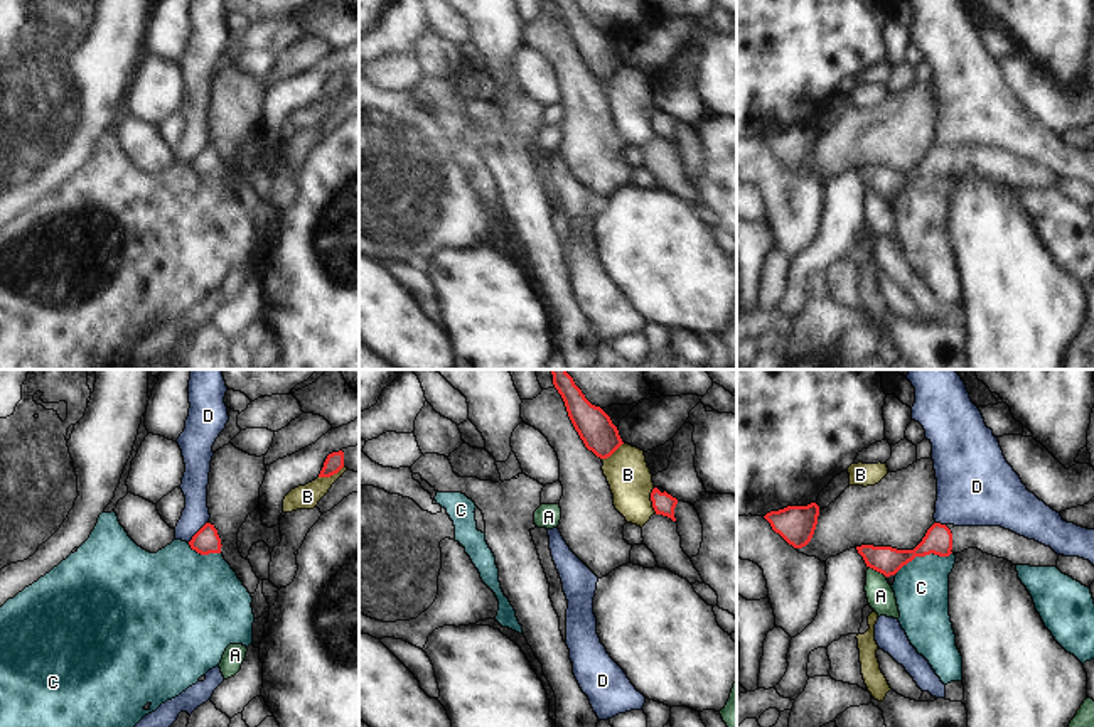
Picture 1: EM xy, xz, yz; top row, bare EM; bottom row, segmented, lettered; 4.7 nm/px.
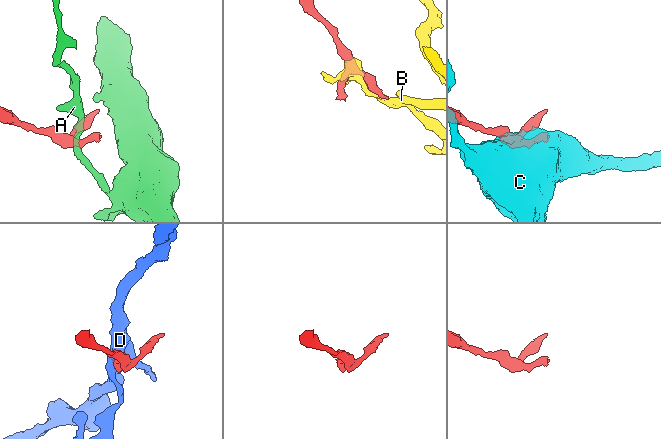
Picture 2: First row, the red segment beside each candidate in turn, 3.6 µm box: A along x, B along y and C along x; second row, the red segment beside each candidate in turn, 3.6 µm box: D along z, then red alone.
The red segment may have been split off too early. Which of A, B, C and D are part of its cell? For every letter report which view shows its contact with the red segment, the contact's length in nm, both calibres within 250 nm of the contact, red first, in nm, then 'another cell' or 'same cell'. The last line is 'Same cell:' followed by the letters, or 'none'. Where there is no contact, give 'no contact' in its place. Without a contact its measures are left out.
A: meets red in yz; contact 110 nm long; 140 nm thick on the red side, 130 nm on the other; another cell
B: meets red in xz; contact 130 nm long; 110 nm thick on the red side, 200 nm on the other; another cell
C: meets red in yz; contact 280 nm long; 140 nm thick on the red side, 260 nm on the other; another cell
D: meets red in xy; contact 140 nm long; 120 nm thick on the red side, 130 nm on the other; another cell
Same cell: none

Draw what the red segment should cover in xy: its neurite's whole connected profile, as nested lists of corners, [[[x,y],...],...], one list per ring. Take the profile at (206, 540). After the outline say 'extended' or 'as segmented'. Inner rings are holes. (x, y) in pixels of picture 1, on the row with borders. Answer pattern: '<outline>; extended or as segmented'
[[[206,523],[189,541],[190,548],[201,555],[221,553],[221,538],[214,525]]]; as segmented

